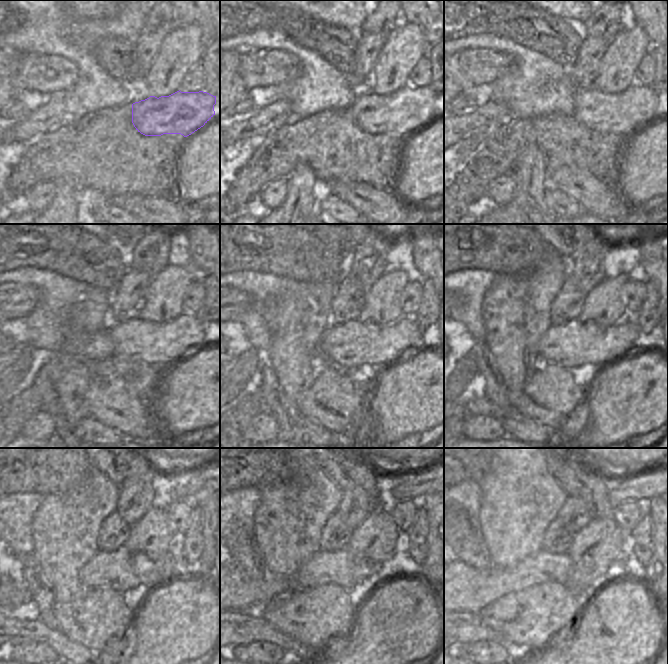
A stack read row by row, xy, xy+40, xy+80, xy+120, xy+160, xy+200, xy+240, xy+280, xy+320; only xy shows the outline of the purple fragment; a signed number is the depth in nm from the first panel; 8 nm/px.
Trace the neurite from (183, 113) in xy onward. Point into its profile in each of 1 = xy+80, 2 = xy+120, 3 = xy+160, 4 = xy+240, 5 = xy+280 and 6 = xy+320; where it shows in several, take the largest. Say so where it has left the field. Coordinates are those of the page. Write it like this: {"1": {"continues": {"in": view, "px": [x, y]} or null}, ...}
{"1": {"continues": {"in": "xy+80", "px": [622, 113]}}, "2": {"continues": {"in": "xy+120", "px": [161, 343]}}, "3": {"continues": {"in": "xy+160", "px": [352, 343]}}, "4": {"continues": {"in": "xy+240", "px": [119, 569]}}, "5": {"continues": {"in": "xy+280", "px": [323, 567]}}, "6": {"continues": {"in": "xy+320", "px": [540, 567]}}}

